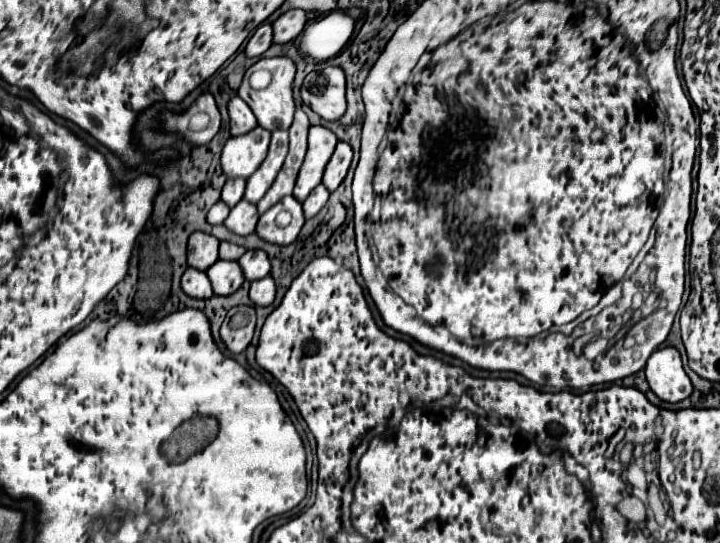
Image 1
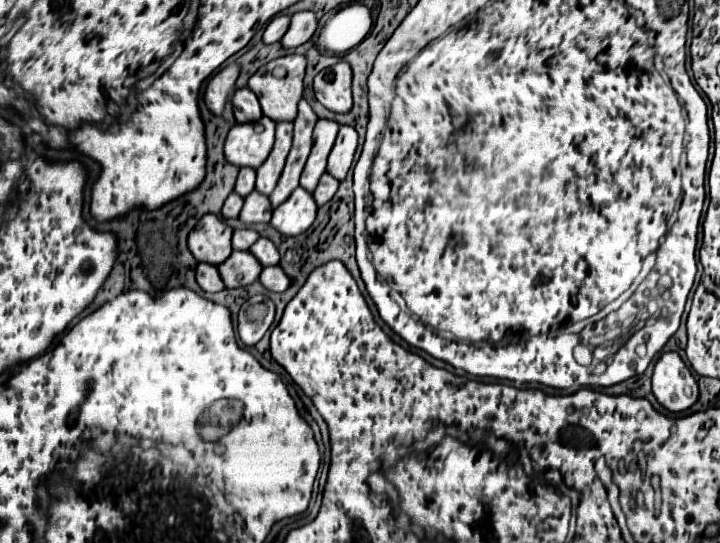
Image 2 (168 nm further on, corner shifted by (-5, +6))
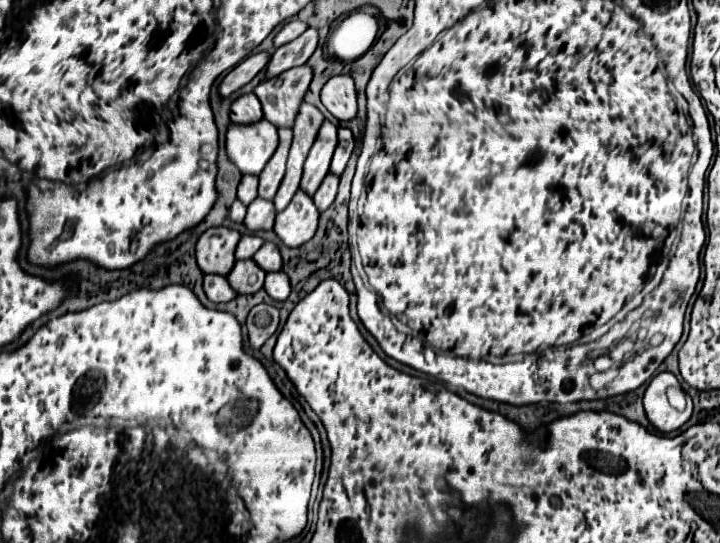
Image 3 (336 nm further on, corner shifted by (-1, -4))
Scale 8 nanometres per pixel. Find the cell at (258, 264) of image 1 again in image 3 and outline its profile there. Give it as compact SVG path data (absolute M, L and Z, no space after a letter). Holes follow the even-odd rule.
M265 242L253 256L253 260L265 270L265 272L273 272L273 270L281 270L283 266L283 258L279 248L273 242Z

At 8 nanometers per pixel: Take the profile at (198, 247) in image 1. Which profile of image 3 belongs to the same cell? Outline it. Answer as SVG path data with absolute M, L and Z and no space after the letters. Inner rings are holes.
M209 228L197 242L197 264L205 274L227 276L235 266L235 248L241 234L233 228Z

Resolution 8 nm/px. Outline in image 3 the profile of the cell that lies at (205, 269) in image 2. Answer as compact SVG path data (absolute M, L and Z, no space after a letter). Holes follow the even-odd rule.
M207 274L203 288L211 302L229 302L229 300L237 298L237 292L229 286L227 278L217 276L217 274Z

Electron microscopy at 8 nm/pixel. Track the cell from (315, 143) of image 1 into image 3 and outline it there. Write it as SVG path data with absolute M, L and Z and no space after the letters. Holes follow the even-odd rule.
M329 120L323 122L319 136L305 160L305 170L303 170L303 180L301 180L301 190L305 190L309 196L313 196L323 182L325 174L329 172L331 156L337 146L337 126Z

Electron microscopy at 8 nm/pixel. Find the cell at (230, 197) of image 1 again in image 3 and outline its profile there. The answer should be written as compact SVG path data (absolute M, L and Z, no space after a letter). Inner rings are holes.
M245 174L241 178L241 184L239 184L239 190L237 190L237 198L249 206L255 198L257 198L257 176L251 176L251 174Z

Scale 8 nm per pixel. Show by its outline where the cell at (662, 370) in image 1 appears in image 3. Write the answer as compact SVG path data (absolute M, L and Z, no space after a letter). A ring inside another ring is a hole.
M661 372L651 380L643 396L643 406L645 406L645 414L649 422L663 434L679 430L691 418L691 410L693 410L691 404L687 406L685 412L675 410L665 396L665 390L669 386L679 386L677 378L671 372Z

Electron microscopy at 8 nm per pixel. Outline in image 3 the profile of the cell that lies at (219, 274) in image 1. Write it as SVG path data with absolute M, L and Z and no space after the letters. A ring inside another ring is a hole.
M241 260L235 264L227 280L239 294L255 294L263 288L265 274L267 272L255 260Z

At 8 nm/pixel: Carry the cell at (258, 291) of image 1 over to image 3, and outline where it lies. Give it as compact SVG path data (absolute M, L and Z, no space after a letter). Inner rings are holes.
M269 272L265 278L265 290L273 300L287 300L291 294L291 282L285 272Z

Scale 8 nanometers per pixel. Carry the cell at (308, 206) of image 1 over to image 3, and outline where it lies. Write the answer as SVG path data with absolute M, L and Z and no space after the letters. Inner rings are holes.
M329 172L329 174L325 176L325 180L321 182L319 190L317 190L315 196L313 196L313 202L315 202L315 206L319 208L319 212L327 210L327 208L333 204L335 194L337 194L337 186L339 186L339 176L333 174L333 172Z

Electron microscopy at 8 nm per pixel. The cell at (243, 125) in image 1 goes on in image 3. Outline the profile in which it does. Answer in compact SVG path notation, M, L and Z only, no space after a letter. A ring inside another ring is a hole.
M253 92L239 96L231 104L231 122L235 124L253 124L253 122L259 122L261 118L263 118L261 102Z

